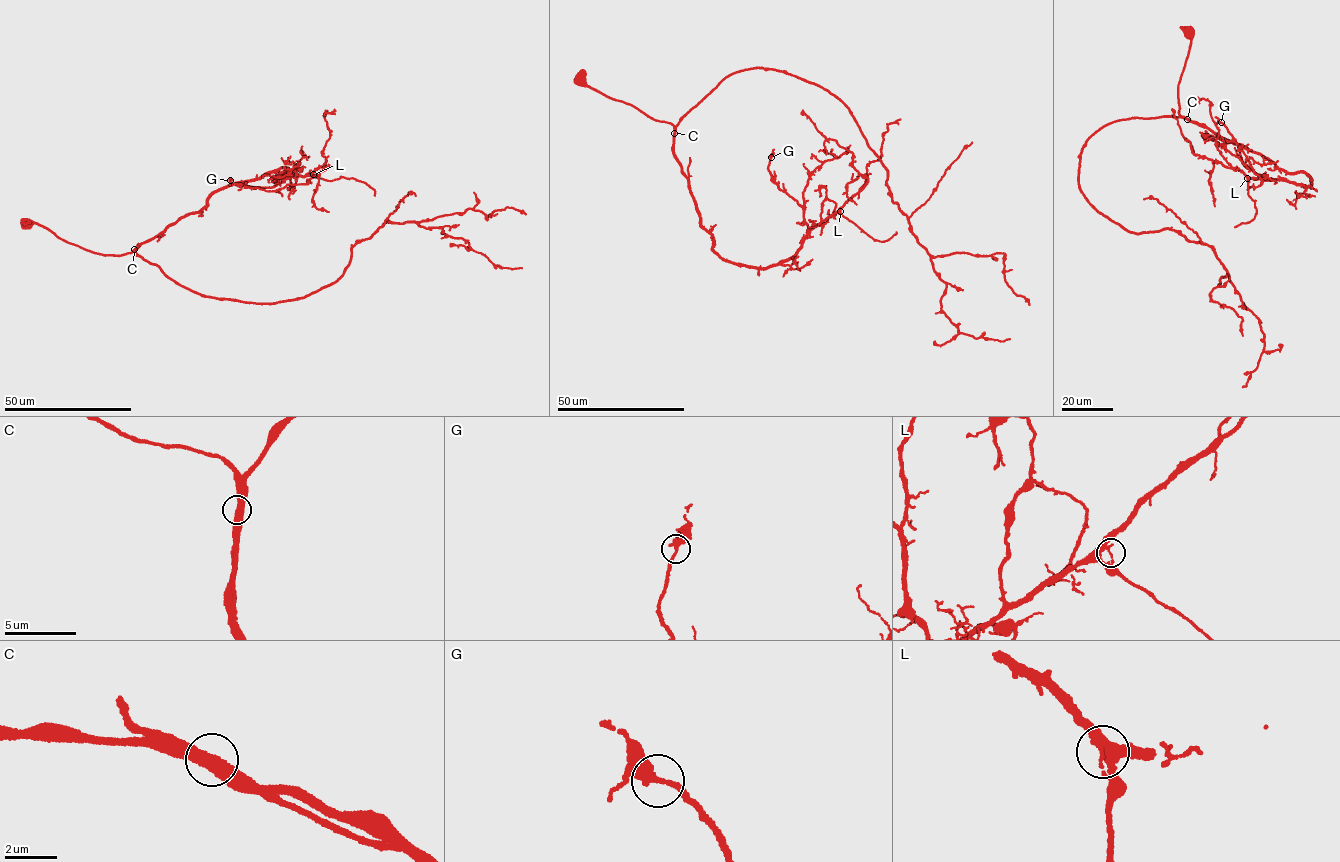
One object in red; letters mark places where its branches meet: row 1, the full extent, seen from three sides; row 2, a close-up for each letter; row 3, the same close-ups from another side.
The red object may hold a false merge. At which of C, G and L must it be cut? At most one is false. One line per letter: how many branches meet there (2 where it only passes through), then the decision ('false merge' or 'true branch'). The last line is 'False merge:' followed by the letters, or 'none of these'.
C: 2 branches meet; true branch
G: 2 branches meet; true branch
L: 2 branches meet; true branch
False merge: none of these

